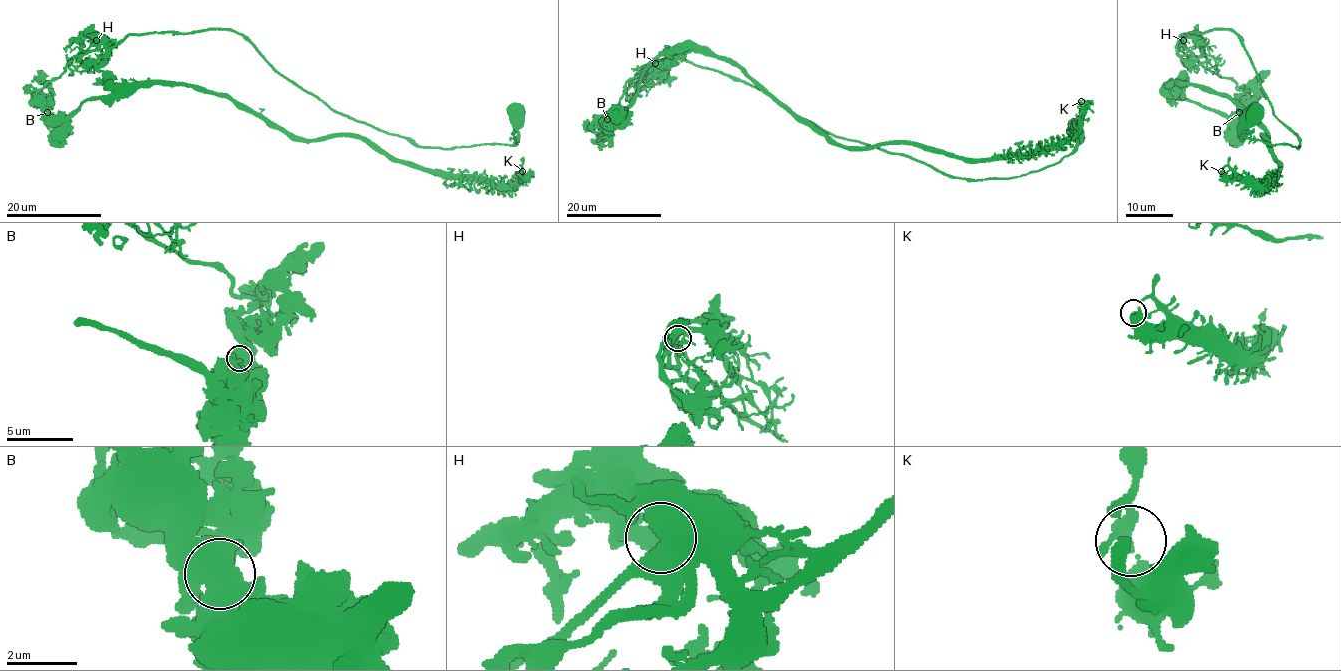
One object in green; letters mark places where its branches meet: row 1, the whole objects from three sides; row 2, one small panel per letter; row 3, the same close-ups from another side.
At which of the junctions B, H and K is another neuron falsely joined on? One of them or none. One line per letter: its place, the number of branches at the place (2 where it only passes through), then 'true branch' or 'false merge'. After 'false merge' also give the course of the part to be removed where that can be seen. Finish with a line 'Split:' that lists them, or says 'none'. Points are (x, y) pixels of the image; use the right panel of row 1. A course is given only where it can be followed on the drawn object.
B: (1239, 112) | 2 | false merge | (1239, 111), (1241, 90), (1204, 67), (1180, 35), (1235, 33), (1297, 148), (1240, 133), (1260, 104)
H: (1183, 40) | 2 | true branch
K: (1221, 171) | 1 | true branch
Split: B

